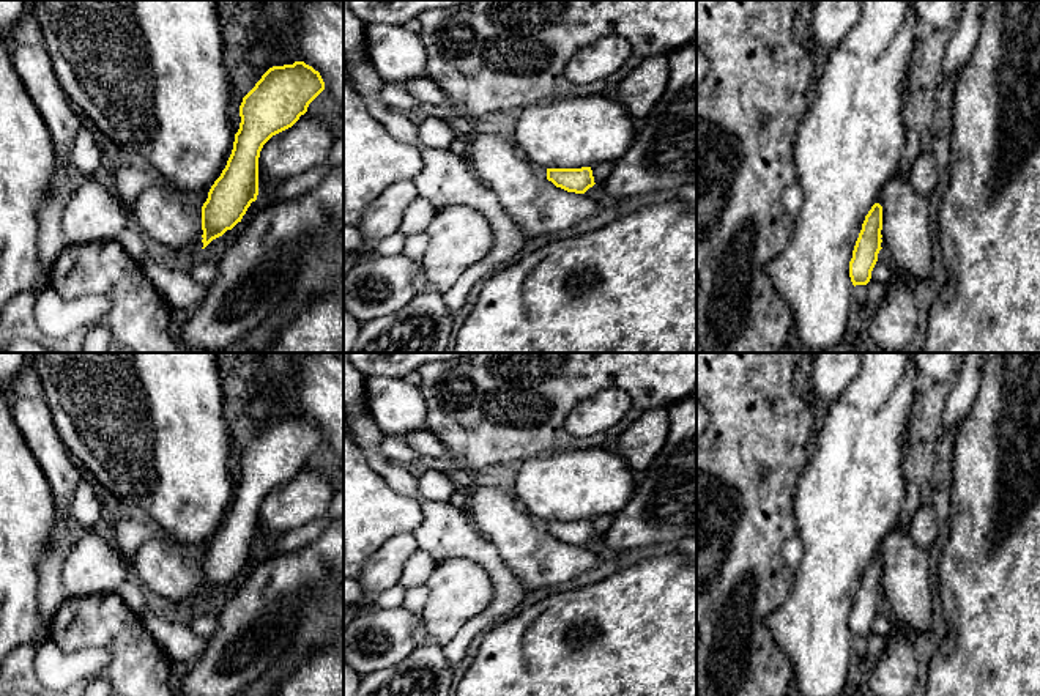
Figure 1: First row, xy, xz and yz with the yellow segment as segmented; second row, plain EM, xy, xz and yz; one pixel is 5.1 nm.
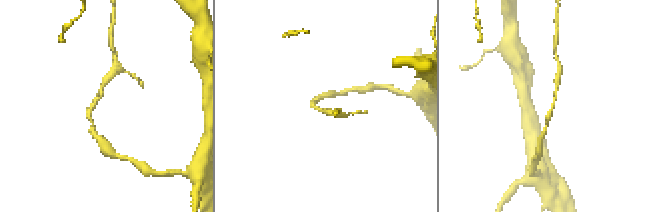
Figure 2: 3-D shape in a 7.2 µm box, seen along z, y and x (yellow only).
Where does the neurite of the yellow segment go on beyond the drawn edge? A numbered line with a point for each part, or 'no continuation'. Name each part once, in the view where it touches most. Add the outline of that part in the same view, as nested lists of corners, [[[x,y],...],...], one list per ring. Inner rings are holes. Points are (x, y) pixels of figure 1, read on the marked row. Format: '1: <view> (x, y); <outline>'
no continuation

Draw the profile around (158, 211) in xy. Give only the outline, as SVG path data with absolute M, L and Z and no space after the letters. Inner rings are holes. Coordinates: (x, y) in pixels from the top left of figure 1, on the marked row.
M151 184L131 205L132 224L162 246L203 247L202 206L208 192L178 192L170 186Z

